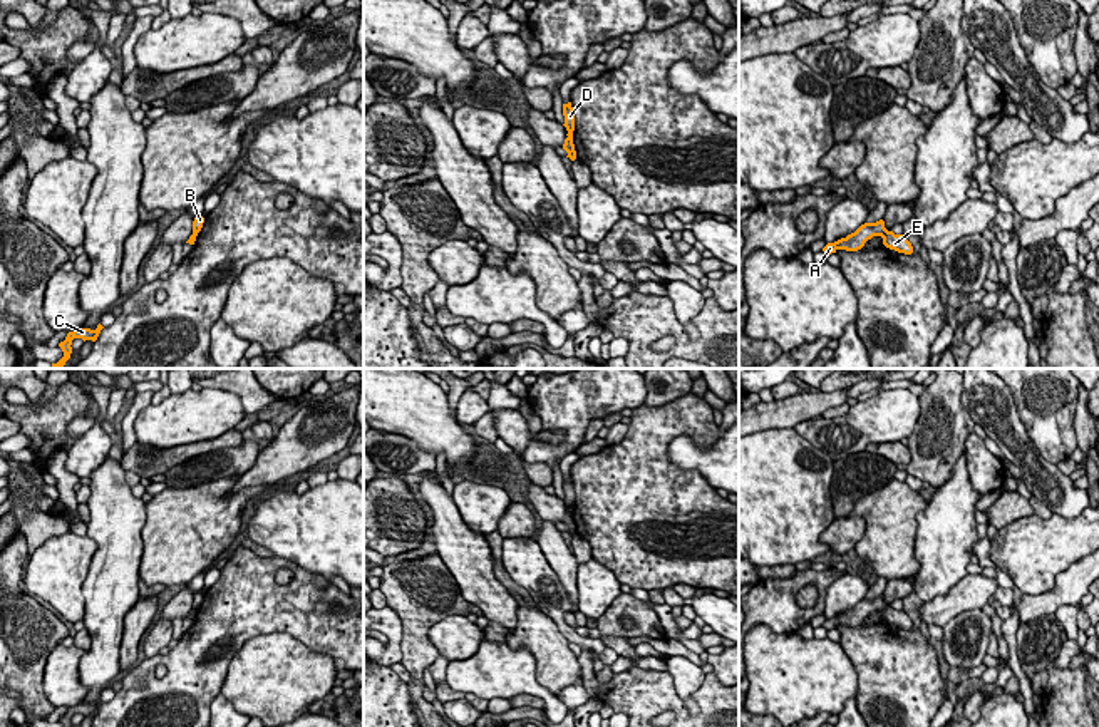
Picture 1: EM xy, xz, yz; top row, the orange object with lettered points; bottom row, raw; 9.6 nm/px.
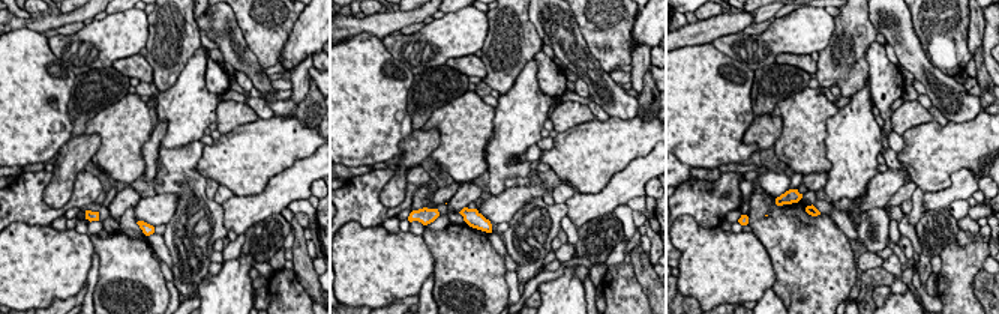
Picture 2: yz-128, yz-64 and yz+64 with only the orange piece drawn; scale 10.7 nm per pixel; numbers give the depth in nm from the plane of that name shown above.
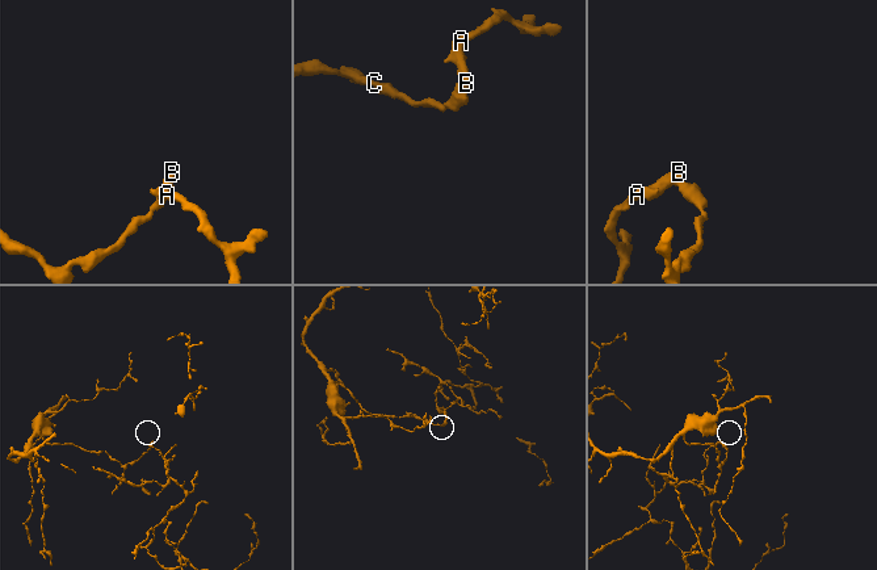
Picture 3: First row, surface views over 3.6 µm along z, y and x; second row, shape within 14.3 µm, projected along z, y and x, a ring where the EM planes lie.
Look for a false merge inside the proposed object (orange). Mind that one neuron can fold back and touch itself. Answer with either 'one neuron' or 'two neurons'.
two neurons

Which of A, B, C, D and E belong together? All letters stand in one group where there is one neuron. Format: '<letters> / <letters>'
A B D / C E

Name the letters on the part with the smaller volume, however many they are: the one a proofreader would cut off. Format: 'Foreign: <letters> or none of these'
Foreign: A, B, D

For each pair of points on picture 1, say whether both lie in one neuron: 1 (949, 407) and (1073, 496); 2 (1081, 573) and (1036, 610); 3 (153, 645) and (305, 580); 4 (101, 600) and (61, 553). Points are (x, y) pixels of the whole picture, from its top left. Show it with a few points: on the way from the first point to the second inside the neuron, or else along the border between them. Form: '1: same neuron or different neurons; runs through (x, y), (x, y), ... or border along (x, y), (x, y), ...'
1: different neurons; border along (962, 386), (962, 404), (975, 422)
2: same neuron; runs through (1069, 585), (1047, 602)
3: different neurons; border along (158, 654), (146, 659)
4: different neurons; border along (94, 541), (96, 551), (82, 583), (82, 618)

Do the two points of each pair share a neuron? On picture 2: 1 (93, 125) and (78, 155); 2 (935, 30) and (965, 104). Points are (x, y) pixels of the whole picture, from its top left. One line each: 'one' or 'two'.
1: two
2: two

